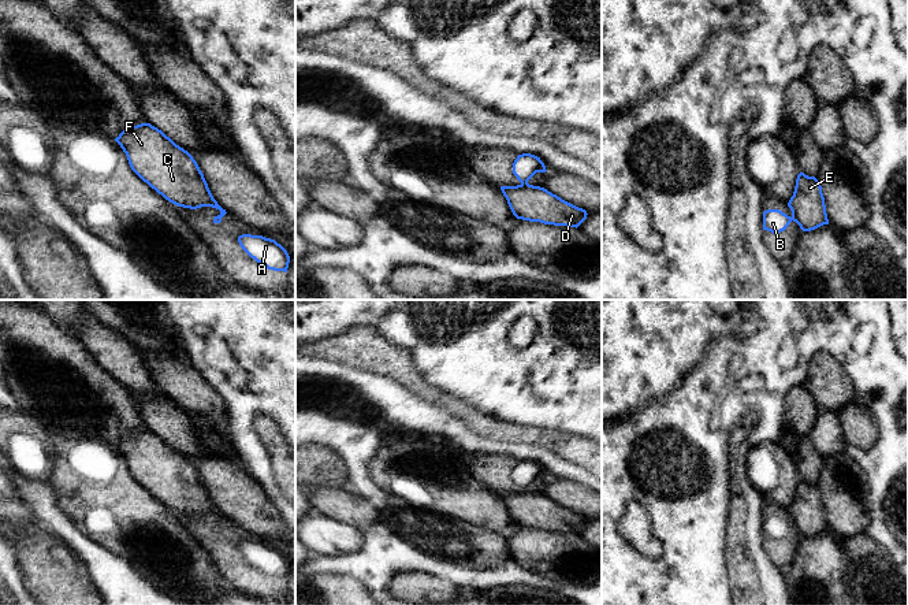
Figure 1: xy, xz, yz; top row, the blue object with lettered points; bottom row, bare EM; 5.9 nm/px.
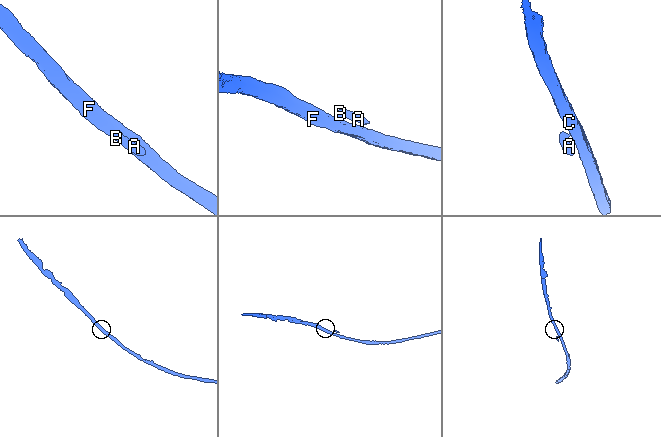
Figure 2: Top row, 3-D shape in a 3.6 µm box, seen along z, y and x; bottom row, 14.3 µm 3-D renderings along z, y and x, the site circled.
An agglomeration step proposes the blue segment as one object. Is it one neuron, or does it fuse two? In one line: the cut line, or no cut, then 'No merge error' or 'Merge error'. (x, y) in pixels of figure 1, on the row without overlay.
Split along xz (527, 487), (521, 490). Merge error

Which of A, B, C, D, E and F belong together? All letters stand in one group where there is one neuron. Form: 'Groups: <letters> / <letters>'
Groups: A B / C D E F

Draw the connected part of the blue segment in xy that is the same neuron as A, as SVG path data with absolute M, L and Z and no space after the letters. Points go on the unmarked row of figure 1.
M242 541L238 543L238 549L252 565L268 576L287 579L290 563L275 546L263 542Z

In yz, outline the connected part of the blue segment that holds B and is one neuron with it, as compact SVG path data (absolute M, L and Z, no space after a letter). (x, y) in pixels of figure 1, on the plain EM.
M767 516L763 519L763 537L774 539L781 539L786 537L792 524L779 516Z

